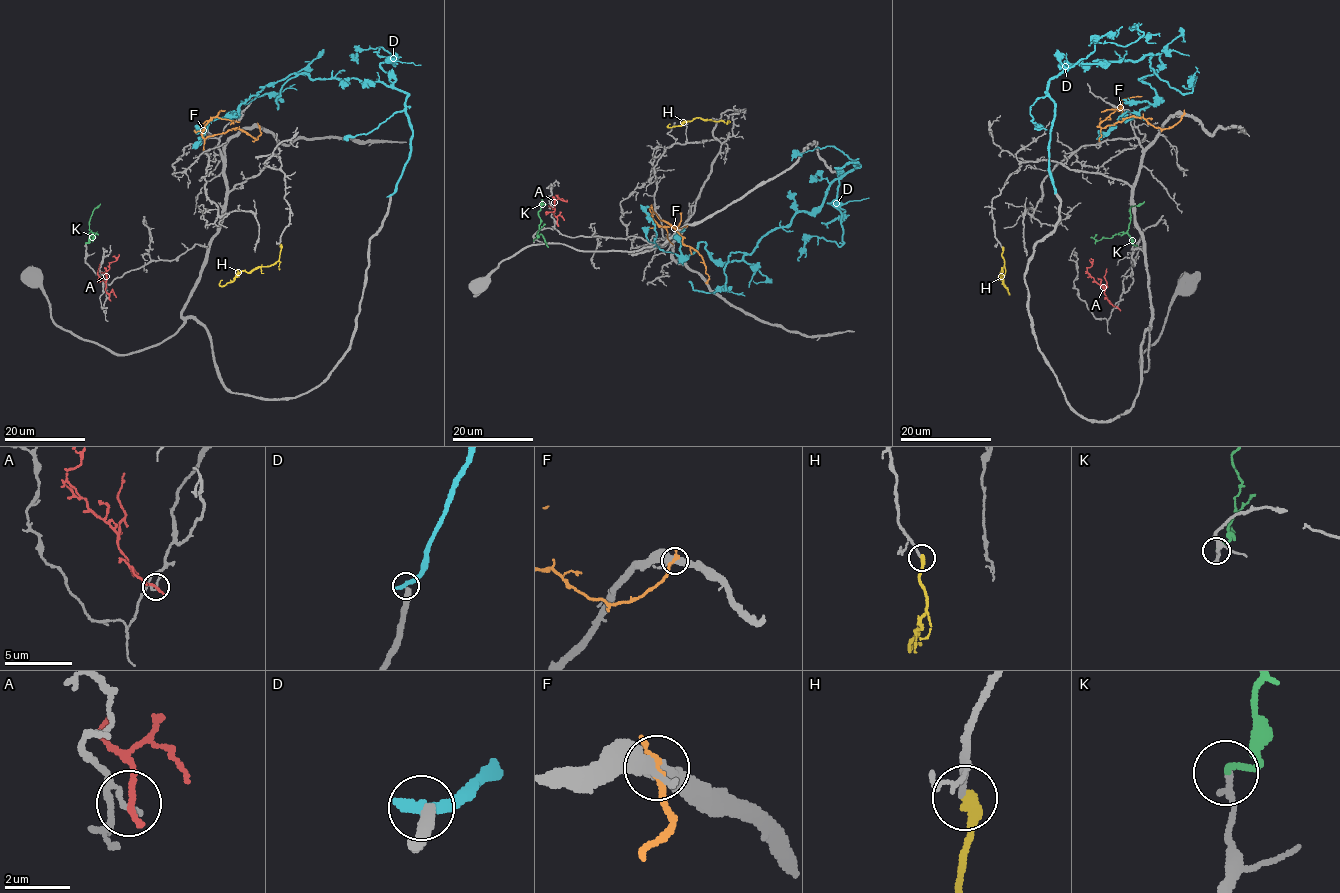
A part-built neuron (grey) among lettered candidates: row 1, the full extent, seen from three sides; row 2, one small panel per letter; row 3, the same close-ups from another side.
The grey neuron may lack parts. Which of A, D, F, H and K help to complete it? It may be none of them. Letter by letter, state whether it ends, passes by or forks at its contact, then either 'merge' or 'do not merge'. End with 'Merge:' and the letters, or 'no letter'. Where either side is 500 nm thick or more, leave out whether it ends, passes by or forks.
A: it ends; do not merge
D: it ends; do not merge
F: it ends; do not merge
H: it ends; merge
K: it ends; merge
Merge: H, K

